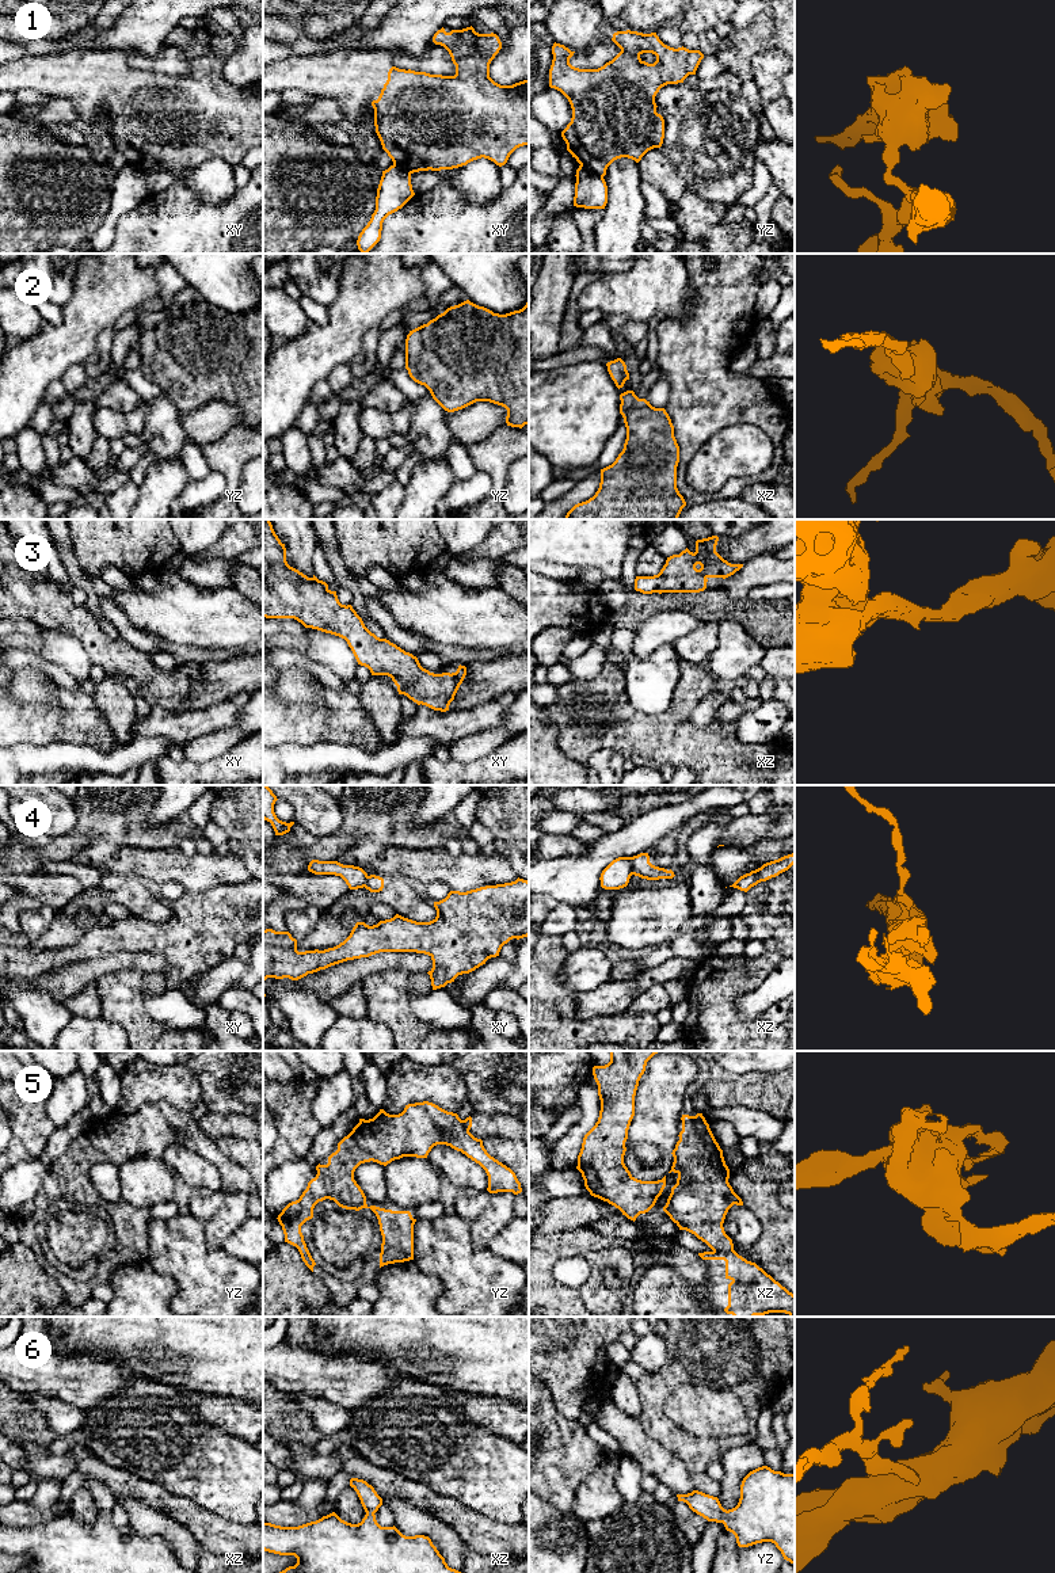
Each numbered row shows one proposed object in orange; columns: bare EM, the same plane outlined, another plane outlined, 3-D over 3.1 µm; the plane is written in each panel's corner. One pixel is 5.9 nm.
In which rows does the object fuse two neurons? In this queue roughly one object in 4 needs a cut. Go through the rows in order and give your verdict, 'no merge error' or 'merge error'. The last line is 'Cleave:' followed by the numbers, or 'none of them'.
1: merge error
2: no merge error
3: no merge error
4: merge error
5: merge error
6: no merge error
Cleave: 1, 4, 5

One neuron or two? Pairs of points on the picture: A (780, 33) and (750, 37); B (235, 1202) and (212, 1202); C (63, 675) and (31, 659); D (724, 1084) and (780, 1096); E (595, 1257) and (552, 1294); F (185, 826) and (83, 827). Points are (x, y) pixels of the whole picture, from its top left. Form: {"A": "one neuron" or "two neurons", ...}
{"A": "one neuron", "B": "two neurons", "C": "one neuron", "D": "one neuron", "E": "two neurons", "F": "one neuron"}

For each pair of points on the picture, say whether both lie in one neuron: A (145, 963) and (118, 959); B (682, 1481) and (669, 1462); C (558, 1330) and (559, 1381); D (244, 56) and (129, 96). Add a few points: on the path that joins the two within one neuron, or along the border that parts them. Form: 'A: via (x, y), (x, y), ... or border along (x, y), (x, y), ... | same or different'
A: via (138, 960), (125, 960) | same
B: via (678, 1477), (669, 1466) | same
C: via (559, 1343), (559, 1368) | same
D: border along (236, 48), (224, 64), (224, 76), (246, 86) | different

